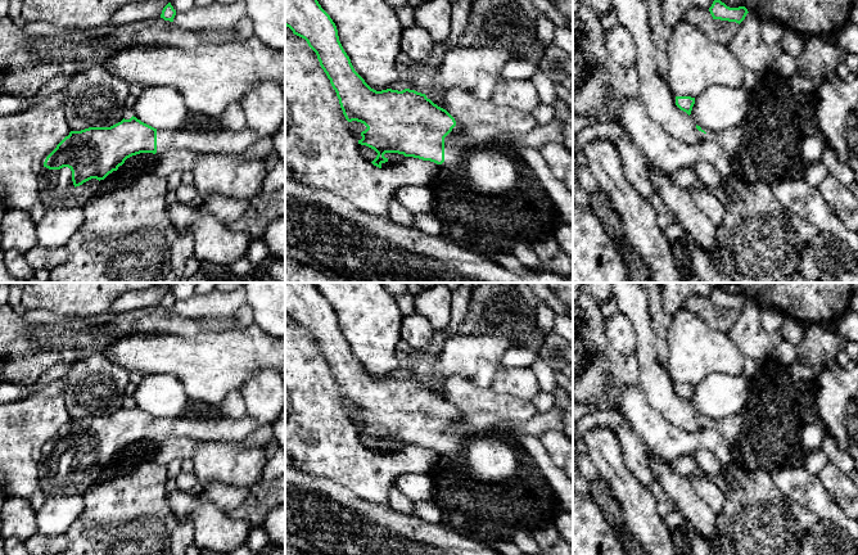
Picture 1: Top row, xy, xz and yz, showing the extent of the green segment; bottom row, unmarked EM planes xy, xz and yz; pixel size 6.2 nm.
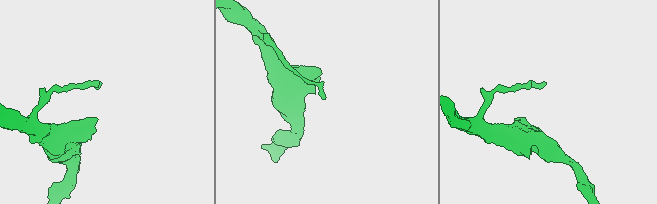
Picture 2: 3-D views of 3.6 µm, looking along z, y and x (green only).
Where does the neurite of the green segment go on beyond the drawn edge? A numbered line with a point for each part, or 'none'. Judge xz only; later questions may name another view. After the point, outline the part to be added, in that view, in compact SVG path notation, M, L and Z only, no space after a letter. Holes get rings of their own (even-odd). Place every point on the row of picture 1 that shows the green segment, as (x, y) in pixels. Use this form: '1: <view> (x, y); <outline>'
1: xz (490, 167); M556 117L524 135L503 132L492 143L456 148L444 140L444 162L438 166L462 167L471 188L482 194L514 193L519 179L515 167L519 149L539 149L547 143L563 143L563 123Z

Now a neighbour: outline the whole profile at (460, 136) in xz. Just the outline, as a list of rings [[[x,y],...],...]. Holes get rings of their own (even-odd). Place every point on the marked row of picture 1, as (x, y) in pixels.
[[[456,123],[444,140],[456,148],[465,148],[474,144],[492,143],[502,135],[503,132],[500,128],[491,125],[460,126]]]

